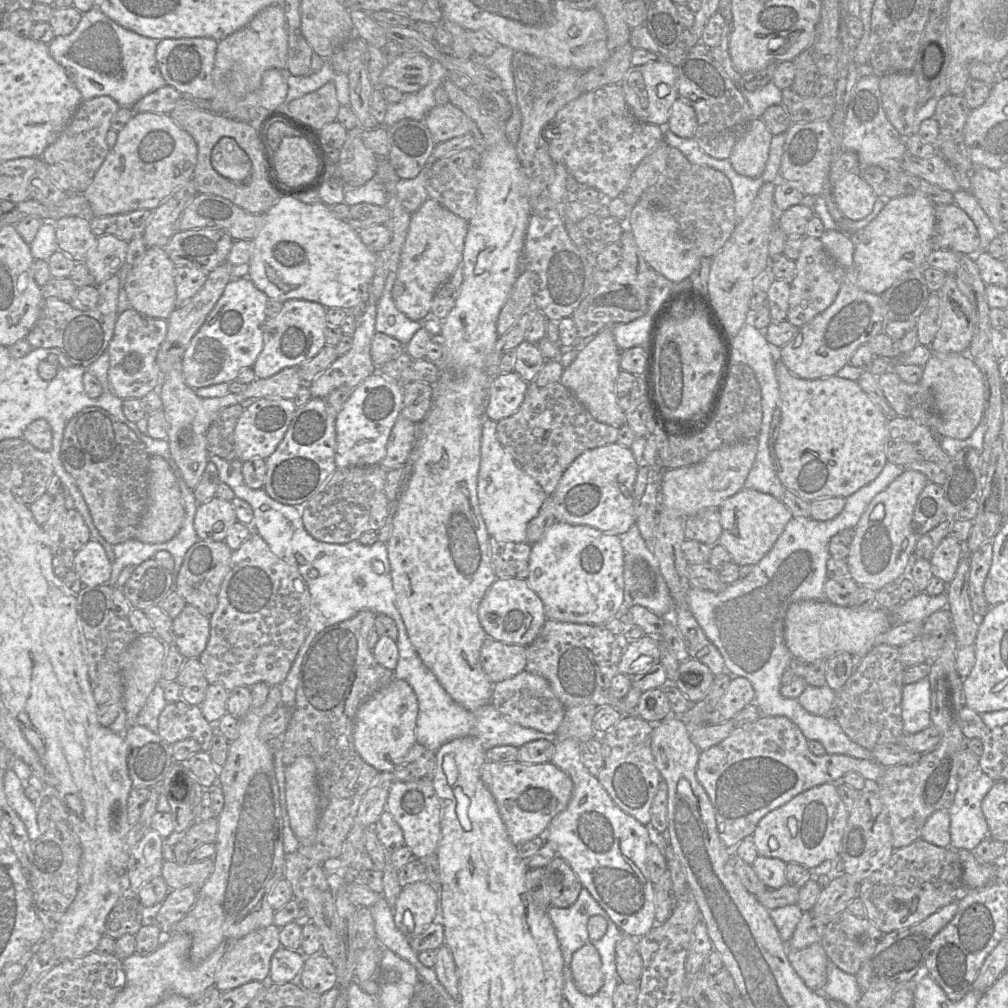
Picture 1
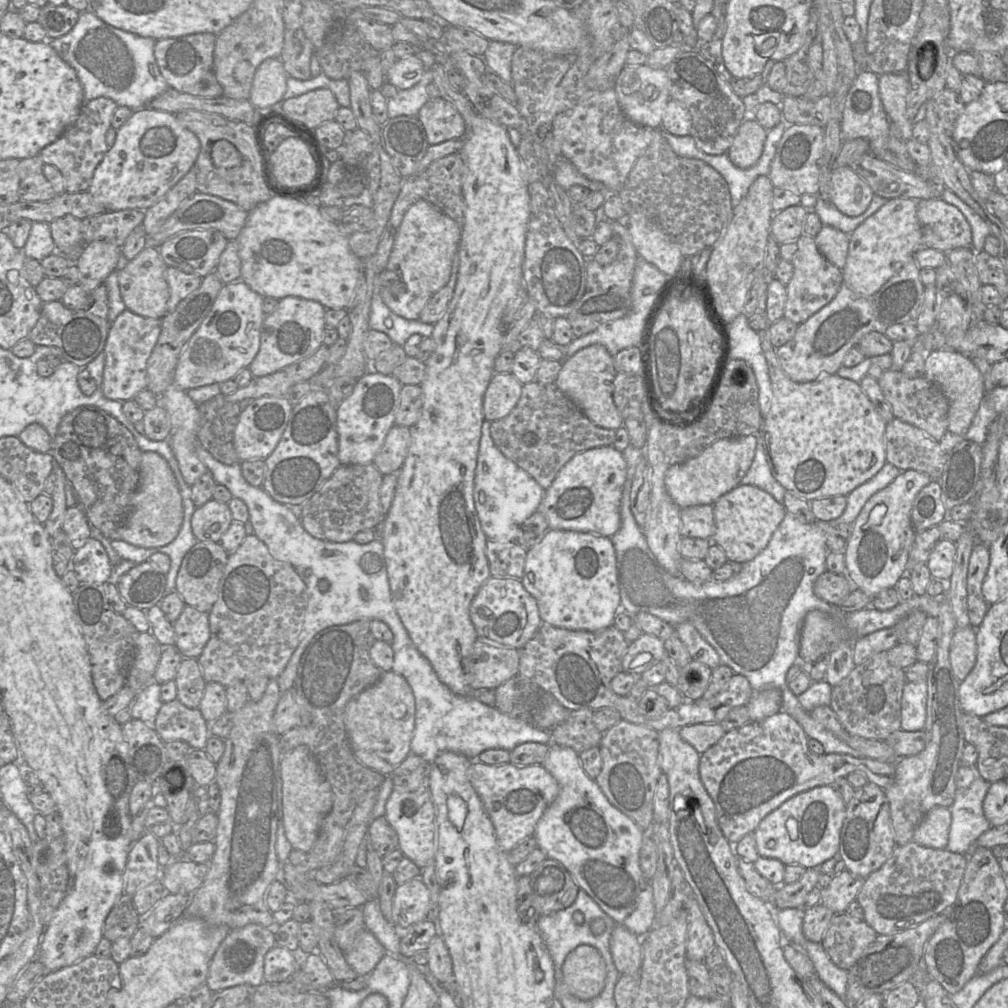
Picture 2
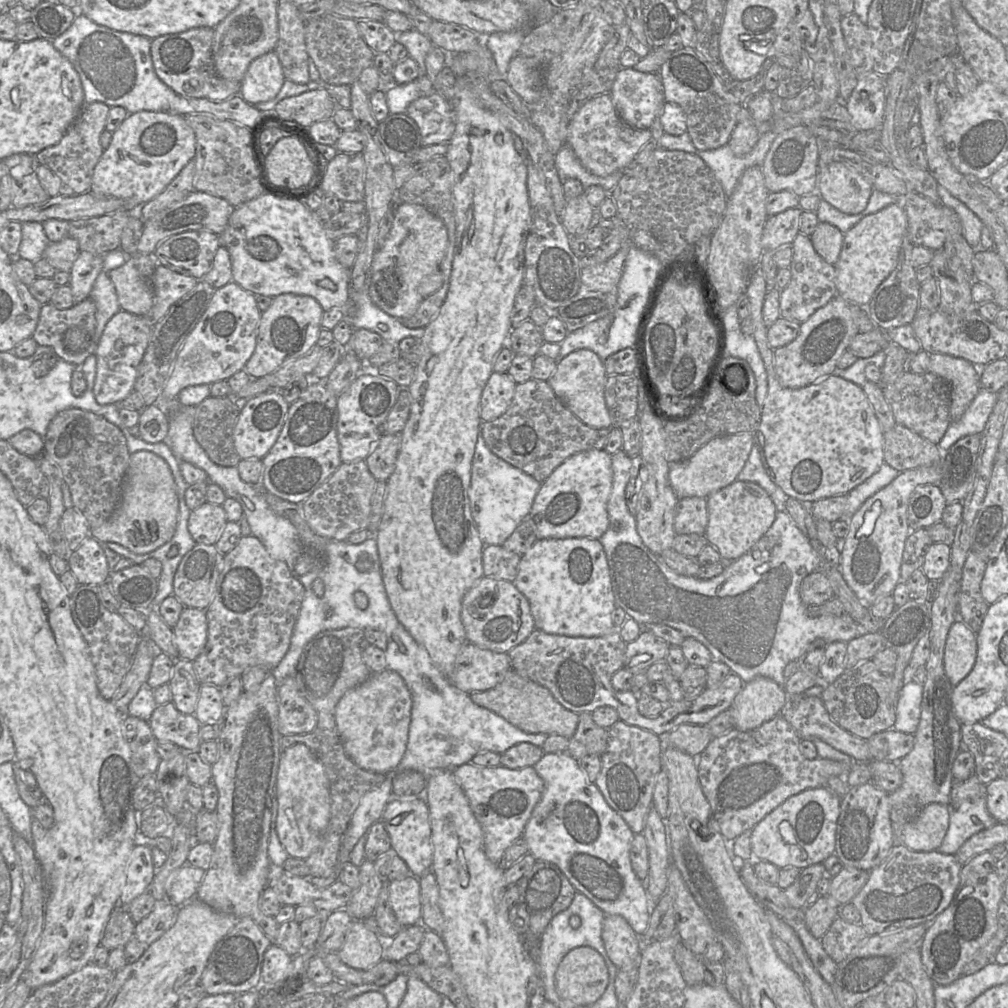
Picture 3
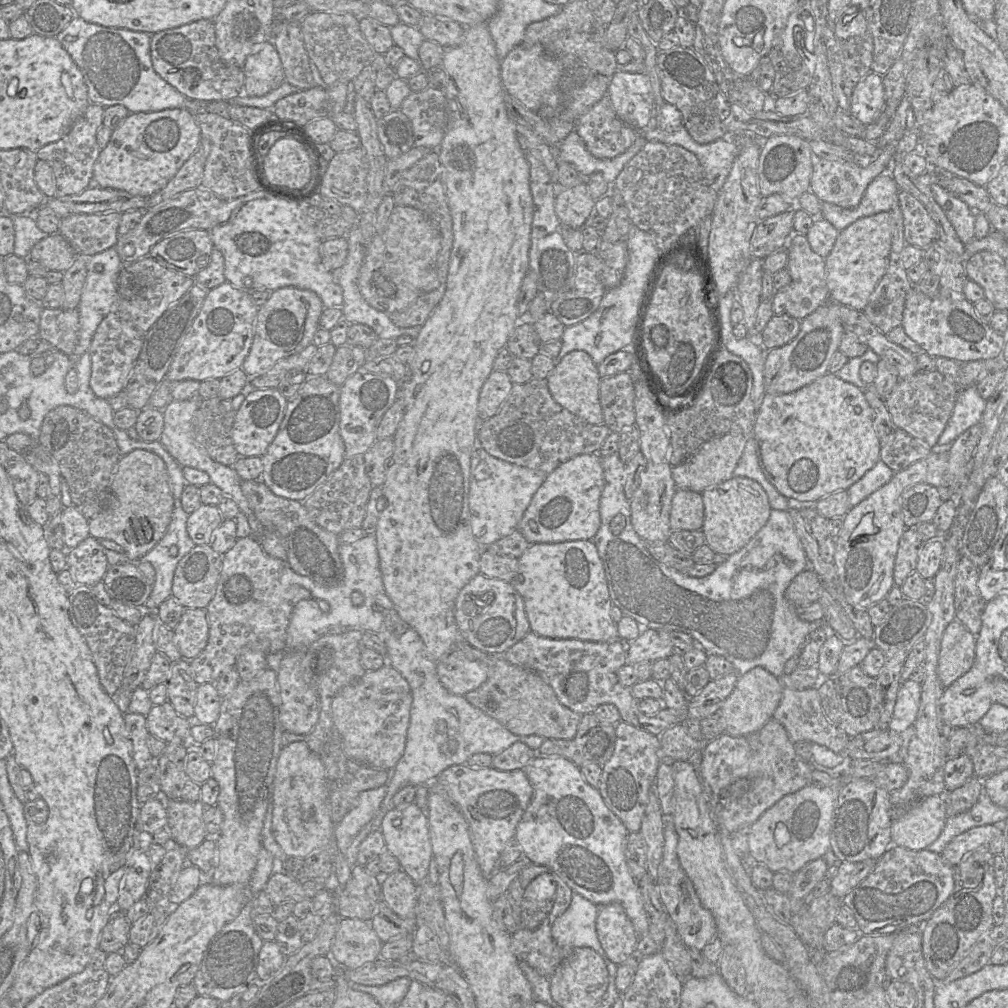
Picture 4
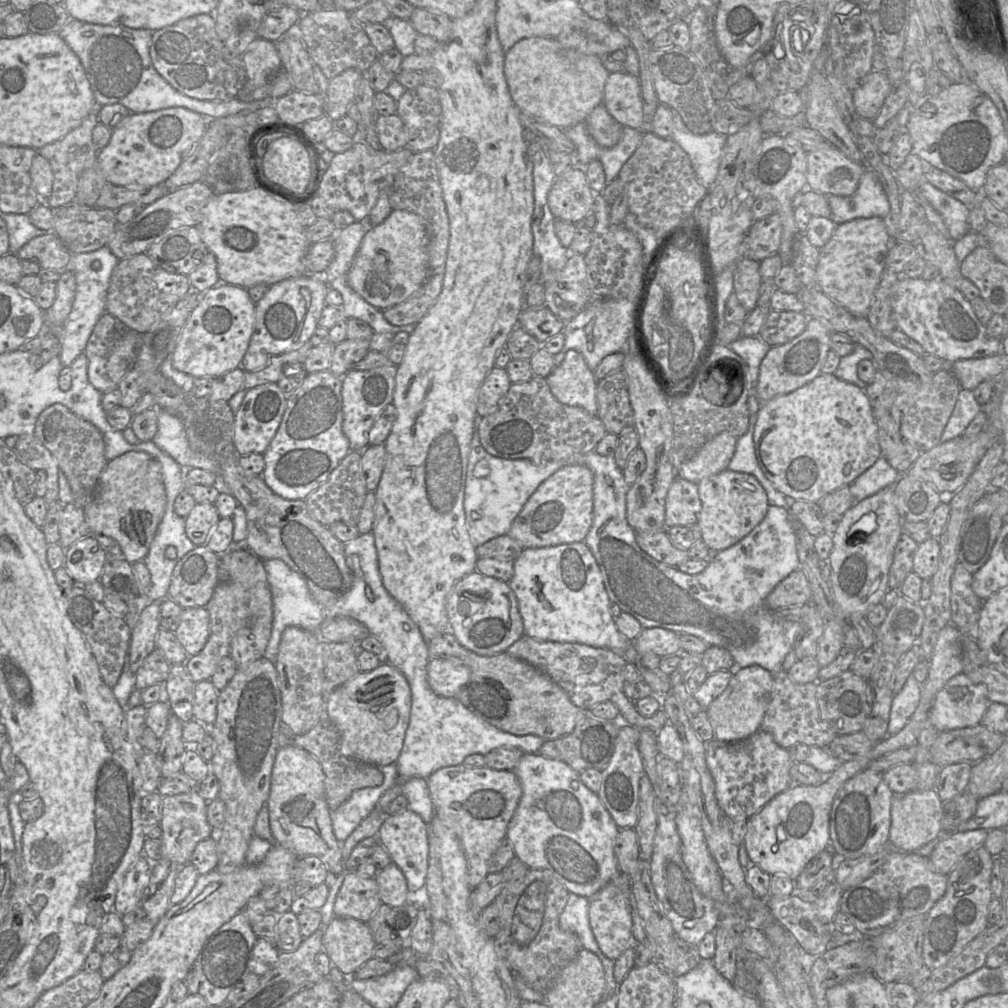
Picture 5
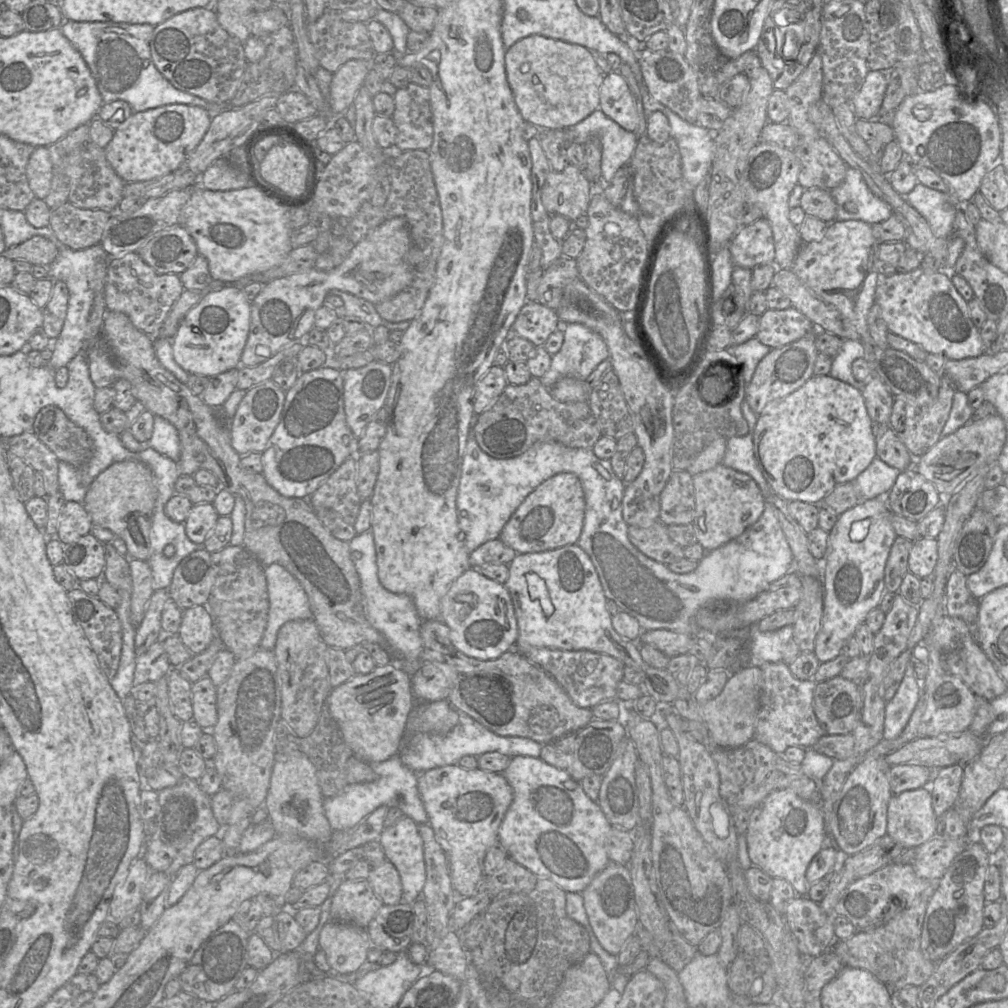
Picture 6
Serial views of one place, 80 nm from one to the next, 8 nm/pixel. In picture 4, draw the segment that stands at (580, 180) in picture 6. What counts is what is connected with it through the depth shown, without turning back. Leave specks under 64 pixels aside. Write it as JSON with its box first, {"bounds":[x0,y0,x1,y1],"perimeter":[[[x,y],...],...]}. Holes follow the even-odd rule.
{"bounds":[554,181,595,229],"perimeter":[[[586,181],[568,189],[558,189],[554,209],[563,226],[579,229],[595,206]]]}

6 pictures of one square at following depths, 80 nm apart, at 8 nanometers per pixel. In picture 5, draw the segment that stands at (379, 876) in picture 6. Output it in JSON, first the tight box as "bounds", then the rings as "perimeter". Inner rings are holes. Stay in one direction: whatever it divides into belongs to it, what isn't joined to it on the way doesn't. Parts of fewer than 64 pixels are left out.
{"bounds":[375,862,415,907],"perimeter":[[[393,862],[379,870],[375,880],[380,900],[388,906],[399,907],[415,898],[411,897],[403,872]]]}

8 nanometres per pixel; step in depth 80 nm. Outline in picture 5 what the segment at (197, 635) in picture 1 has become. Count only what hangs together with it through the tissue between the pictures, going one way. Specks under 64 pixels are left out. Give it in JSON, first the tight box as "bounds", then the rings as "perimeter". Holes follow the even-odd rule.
{"bounds":[174,607,209,657],"perimeter":[[[206,607],[185,608],[174,632],[189,657],[198,654],[209,638],[209,613]]]}

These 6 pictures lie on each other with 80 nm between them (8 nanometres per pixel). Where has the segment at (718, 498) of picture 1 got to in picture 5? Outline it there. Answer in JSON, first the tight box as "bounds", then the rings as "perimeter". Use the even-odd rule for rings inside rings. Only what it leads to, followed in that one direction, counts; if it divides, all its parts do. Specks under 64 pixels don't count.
{"bounds":[676,432,737,484],"perimeter":[[[728,432],[717,434],[677,469],[676,476],[697,484],[703,478],[728,469],[736,443],[737,438]]]}

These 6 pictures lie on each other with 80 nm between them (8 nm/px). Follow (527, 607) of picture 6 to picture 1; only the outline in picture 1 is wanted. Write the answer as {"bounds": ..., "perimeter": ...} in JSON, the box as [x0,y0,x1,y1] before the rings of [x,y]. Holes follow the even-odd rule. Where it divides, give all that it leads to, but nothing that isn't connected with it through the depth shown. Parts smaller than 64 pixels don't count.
{"bounds":[526,521,624,624],"perimeter":[[[556,521],[539,541],[531,545],[529,576],[526,580],[542,600],[547,619],[586,624],[604,623],[616,616],[624,603],[624,551],[621,537],[589,525]]]}

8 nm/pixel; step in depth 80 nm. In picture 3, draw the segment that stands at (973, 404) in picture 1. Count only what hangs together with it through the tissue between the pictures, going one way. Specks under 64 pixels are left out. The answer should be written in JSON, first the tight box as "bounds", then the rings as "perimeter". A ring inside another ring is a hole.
{"bounds":[929,353,980,423],"perimeter":[[[932,353],[929,372],[942,377],[950,384],[950,423],[958,421],[980,390],[980,368],[963,358]]]}

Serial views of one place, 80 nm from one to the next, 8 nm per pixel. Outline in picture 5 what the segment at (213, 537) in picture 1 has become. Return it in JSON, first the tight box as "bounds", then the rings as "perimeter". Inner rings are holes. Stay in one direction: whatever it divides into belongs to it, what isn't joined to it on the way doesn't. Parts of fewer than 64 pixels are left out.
{"bounds":[185,503,221,546],"perimeter":[[[197,503],[185,518],[185,532],[195,546],[204,545],[221,517],[212,503]]]}

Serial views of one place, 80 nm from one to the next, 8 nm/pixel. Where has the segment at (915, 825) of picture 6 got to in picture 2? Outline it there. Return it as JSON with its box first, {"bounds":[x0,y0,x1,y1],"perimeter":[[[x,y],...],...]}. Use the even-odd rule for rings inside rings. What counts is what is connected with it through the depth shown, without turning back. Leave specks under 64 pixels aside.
{"bounds":[913,806,951,849],"perimeter":[[[936,806],[924,817],[914,832],[913,841],[933,849],[945,849],[951,826],[950,808]]]}

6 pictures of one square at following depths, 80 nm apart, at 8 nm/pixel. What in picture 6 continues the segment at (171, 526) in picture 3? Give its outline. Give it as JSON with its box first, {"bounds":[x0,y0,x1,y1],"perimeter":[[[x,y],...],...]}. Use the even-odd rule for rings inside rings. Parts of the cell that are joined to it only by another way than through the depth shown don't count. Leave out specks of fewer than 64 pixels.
{"bounds":[83,460,157,561],"perimeter":[[[124,460],[113,463],[93,480],[83,505],[93,525],[106,528],[124,540],[130,558],[148,561],[150,530],[157,497],[157,482],[150,467],[138,460]]]}

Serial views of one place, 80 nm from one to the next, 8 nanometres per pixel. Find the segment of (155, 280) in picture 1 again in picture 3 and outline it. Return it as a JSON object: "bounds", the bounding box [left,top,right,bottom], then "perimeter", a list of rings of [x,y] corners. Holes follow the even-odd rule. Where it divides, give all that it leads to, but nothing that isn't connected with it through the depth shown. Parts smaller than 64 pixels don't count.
{"bounds":[111,254,158,316],"perimeter":[[[134,254],[124,265],[111,270],[121,310],[145,316],[153,306],[153,274],[158,265],[153,254]]]}

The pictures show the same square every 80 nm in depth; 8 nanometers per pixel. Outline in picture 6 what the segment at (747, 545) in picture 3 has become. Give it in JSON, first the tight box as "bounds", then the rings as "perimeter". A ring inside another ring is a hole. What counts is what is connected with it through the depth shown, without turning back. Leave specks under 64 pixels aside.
{"bounds":[692,464,766,551],"perimeter":[[[718,464],[713,469],[692,476],[695,490],[695,511],[692,524],[697,543],[712,551],[740,536],[758,521],[766,502],[757,483],[749,475]]]}

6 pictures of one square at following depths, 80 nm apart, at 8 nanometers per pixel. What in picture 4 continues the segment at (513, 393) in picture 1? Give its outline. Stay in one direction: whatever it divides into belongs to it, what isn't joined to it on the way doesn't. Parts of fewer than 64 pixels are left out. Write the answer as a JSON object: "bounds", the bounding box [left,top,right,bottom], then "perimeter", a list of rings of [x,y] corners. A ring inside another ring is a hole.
{"bounds":[478,370,513,418],"perimeter":[[[493,370],[484,382],[478,399],[478,418],[494,416],[507,399],[513,382],[505,371]]]}

